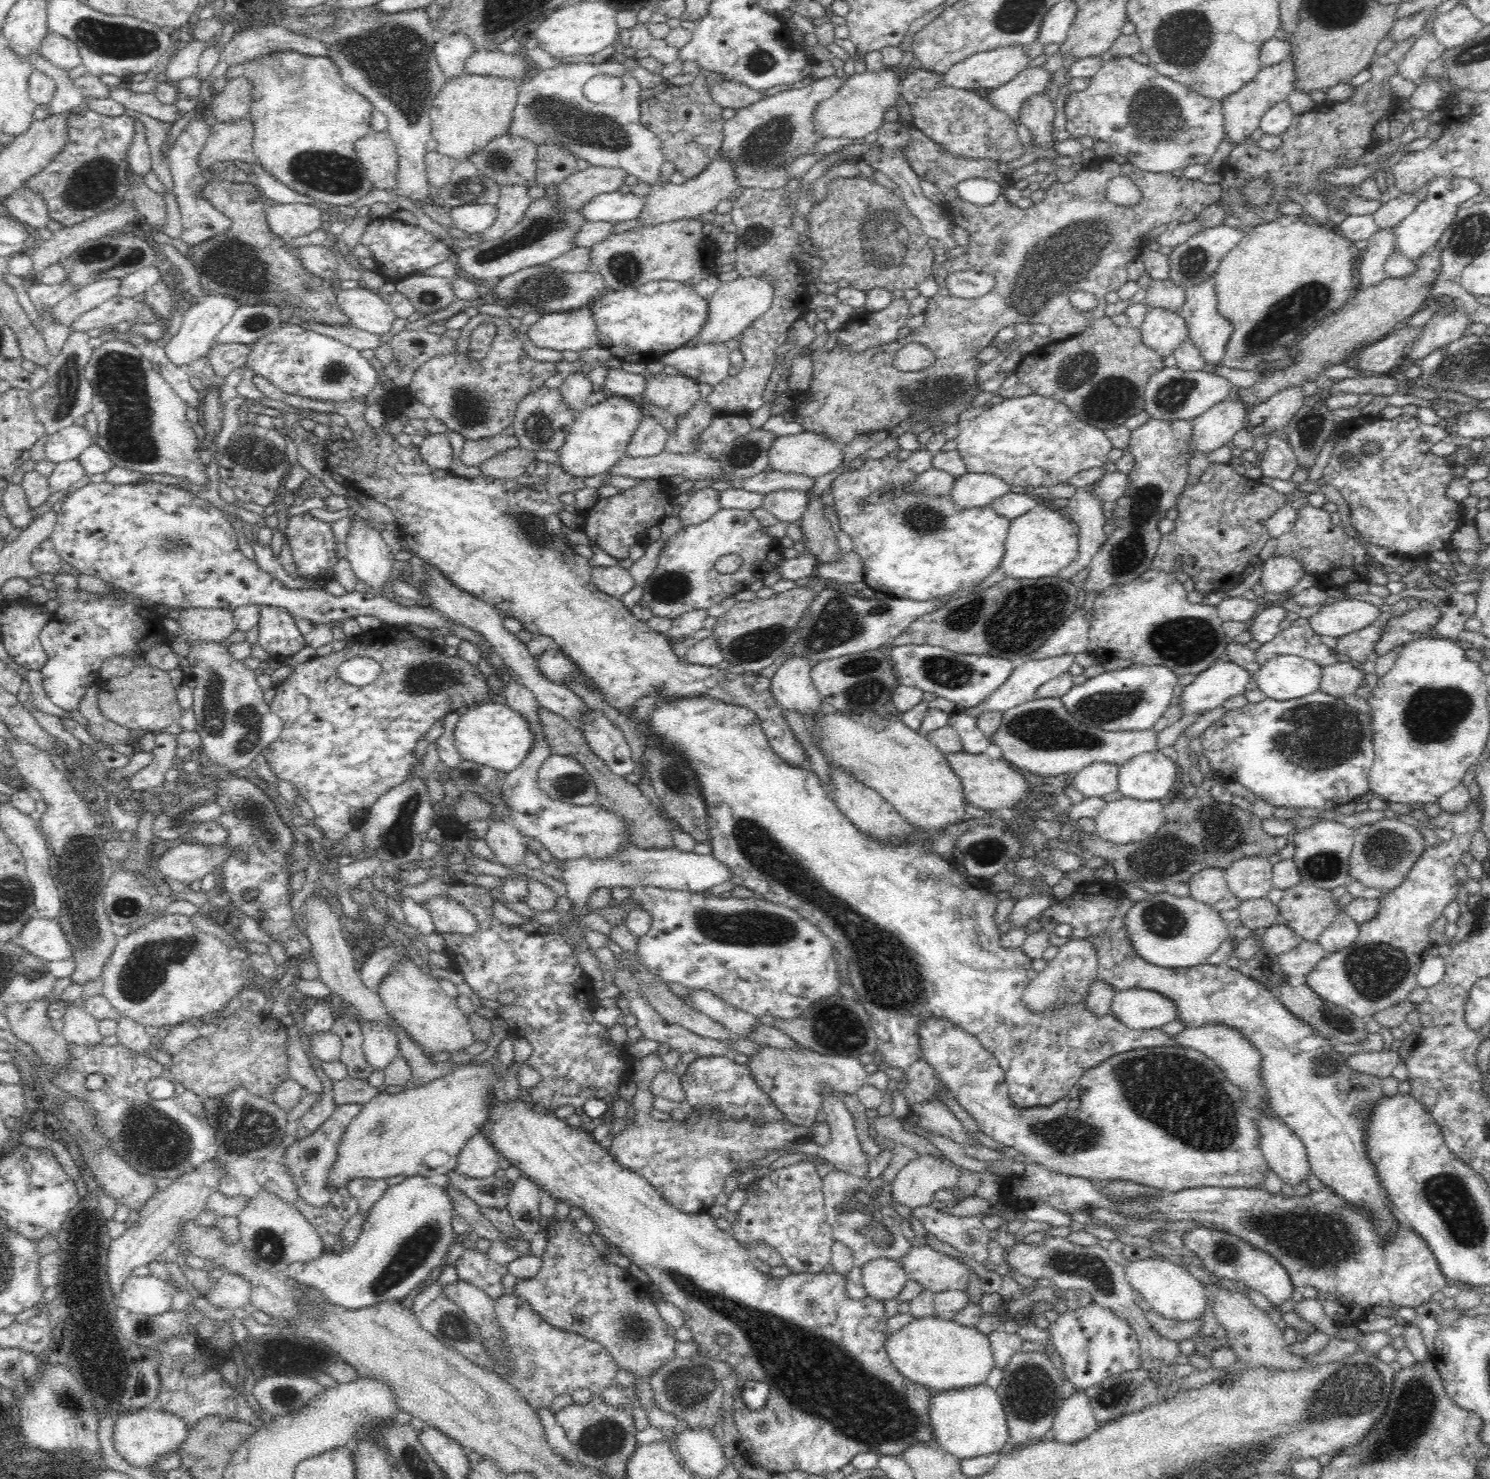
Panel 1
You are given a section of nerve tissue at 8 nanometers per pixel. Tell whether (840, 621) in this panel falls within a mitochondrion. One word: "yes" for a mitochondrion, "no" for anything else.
yes

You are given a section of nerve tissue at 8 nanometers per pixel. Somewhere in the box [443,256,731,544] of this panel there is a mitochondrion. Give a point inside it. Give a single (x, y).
(536, 285)

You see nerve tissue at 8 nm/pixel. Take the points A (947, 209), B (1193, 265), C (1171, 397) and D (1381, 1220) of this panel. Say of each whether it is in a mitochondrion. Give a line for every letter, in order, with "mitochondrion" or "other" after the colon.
A: other
B: mitochondrion
C: mitochondrion
D: mitochondrion

